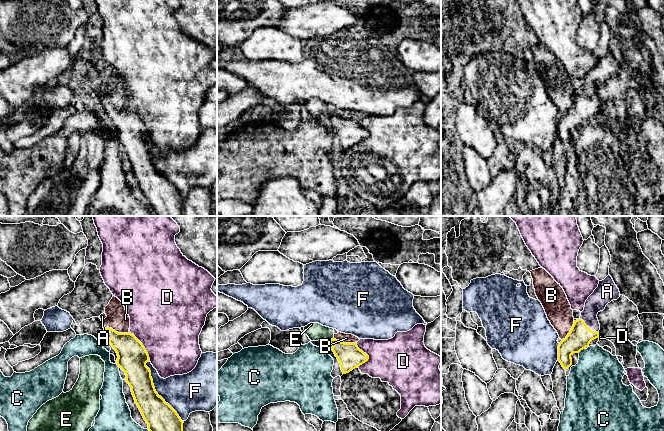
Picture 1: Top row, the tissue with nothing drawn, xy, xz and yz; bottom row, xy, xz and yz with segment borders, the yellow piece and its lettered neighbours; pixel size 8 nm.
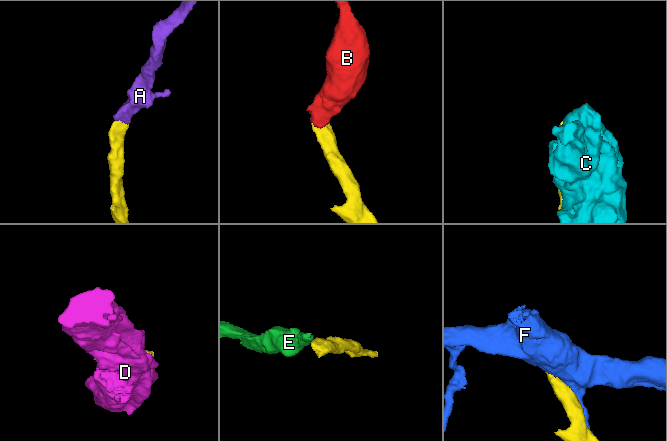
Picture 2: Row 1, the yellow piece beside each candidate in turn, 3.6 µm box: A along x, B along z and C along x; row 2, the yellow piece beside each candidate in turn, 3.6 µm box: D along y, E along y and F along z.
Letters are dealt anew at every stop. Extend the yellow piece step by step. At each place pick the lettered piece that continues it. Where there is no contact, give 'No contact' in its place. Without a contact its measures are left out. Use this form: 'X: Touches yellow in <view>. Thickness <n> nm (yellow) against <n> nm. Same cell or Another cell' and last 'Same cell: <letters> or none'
A: Touches yellow in yz. Thickness 190 nm (yellow) against 160 nm. Same cell
B: Touches yellow in xy. Thickness 240 nm (yellow) against 180 nm. Another cell
C: Touches yellow in yz. Thickness 190 nm (yellow) against 380 nm. Another cell
D: Touches yellow in xz. Thickness 190 nm (yellow) against 380 nm. Another cell
E: Touches yellow in xz. Thickness 190 nm (yellow) against 140 nm. Another cell
F: Touches yellow in xy. Thickness 240 nm (yellow) against 320 nm. Another cell
Same cell: A

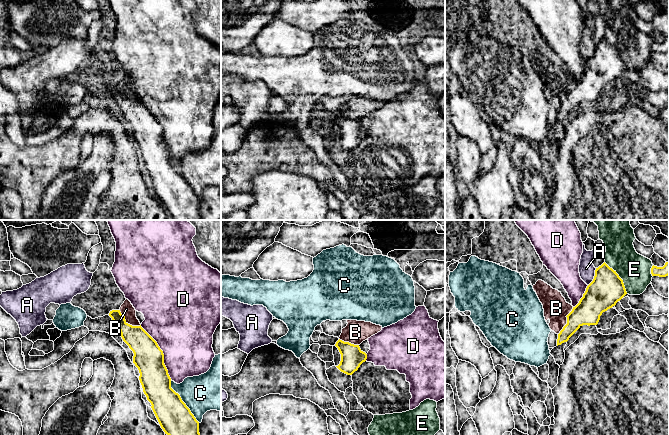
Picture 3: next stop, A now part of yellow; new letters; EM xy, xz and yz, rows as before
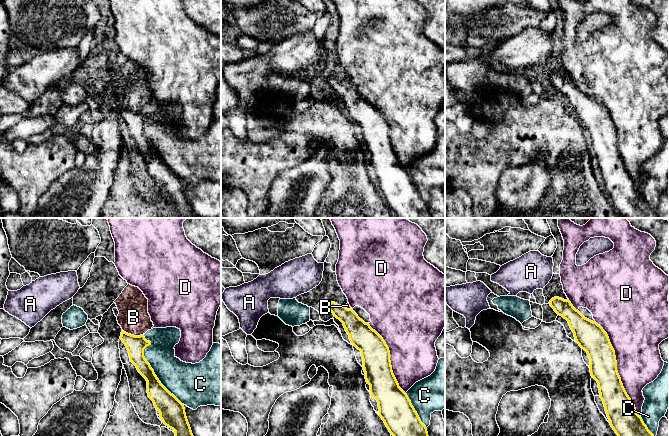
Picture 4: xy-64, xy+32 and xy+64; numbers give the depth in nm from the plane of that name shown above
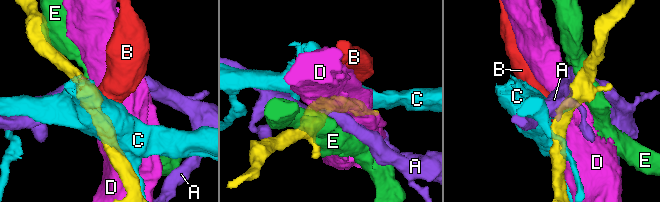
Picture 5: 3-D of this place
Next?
A: Touches yellow in yz. Thickness 280 nm (yellow) against 130 nm. Another cell
B: Touches yellow in xy. Thickness 200 nm (yellow) against 110 nm. Another cell
C: Touches yellow in xy. Thickness 280 nm (yellow) against 300 nm. Another cell
D: Touches yellow in xy. Thickness 240 nm (yellow) against 480 nm. Another cell
E: Touches yellow in yz. Thickness 280 nm (yellow) against 260 nm. Another cell
Same cell: none

